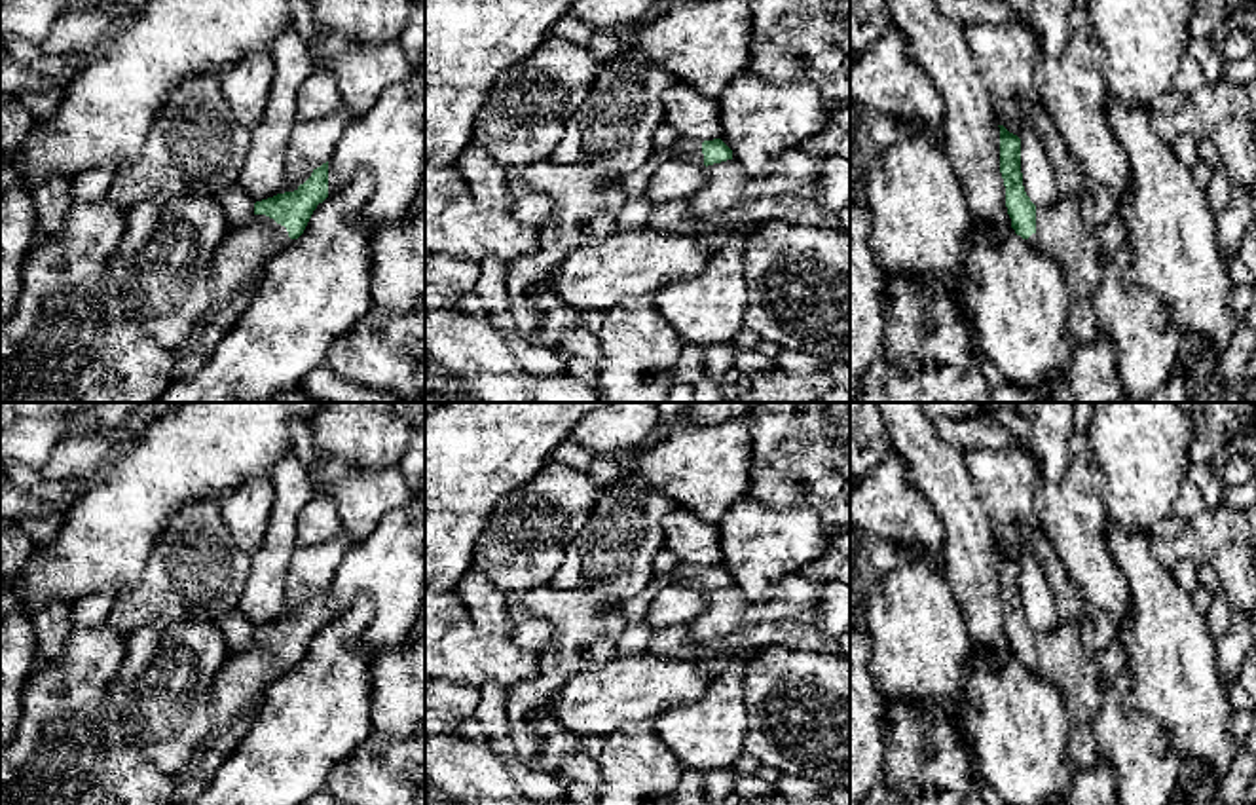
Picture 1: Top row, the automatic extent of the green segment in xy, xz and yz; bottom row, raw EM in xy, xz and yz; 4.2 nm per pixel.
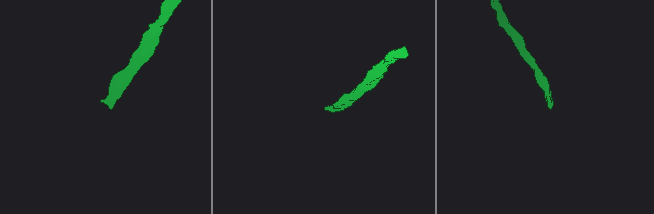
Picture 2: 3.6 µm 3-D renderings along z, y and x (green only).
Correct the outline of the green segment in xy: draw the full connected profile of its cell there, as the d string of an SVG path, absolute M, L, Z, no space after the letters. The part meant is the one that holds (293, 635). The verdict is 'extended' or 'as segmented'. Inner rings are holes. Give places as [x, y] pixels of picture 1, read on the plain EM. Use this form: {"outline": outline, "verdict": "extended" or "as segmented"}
{"outline": "M328 587L313 594L294 617L256 627L252 644L226 659L209 691L211 727L195 744L192 759L171 773L175 788L197 773L199 756L245 708L262 704L268 687L304 659L313 636L326 623Z", "verdict": "extended"}

